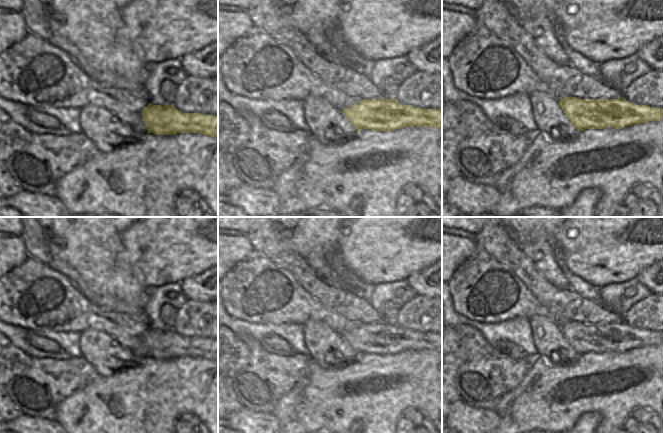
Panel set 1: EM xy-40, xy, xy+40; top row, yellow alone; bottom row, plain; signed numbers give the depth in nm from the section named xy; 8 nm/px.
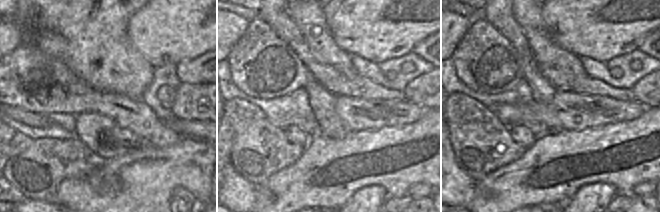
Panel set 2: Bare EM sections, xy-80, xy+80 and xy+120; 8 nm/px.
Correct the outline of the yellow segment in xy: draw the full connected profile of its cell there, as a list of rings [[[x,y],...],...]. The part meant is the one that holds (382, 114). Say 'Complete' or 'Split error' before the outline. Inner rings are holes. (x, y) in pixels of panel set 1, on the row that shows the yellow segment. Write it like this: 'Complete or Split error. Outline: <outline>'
Complete. Outline: [[[364,99],[342,112],[358,131],[395,131],[403,127],[435,127],[442,130],[441,109],[421,109],[403,105],[396,99]]]

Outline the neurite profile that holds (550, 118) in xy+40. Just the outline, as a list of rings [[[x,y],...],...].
[[[535,91],[530,95],[530,104],[538,131],[545,133],[551,141],[569,141],[578,134],[562,110],[560,99]]]

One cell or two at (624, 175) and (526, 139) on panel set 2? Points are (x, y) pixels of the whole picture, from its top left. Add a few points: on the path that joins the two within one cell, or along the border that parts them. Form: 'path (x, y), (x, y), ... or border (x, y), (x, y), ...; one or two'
border (537, 139), (527, 149); two

